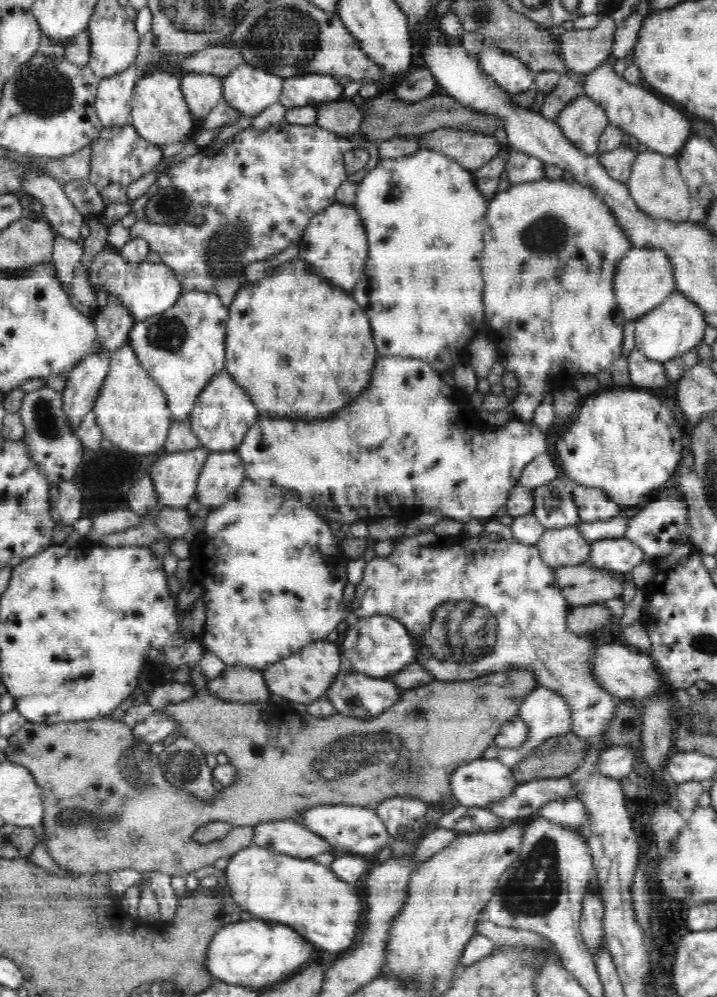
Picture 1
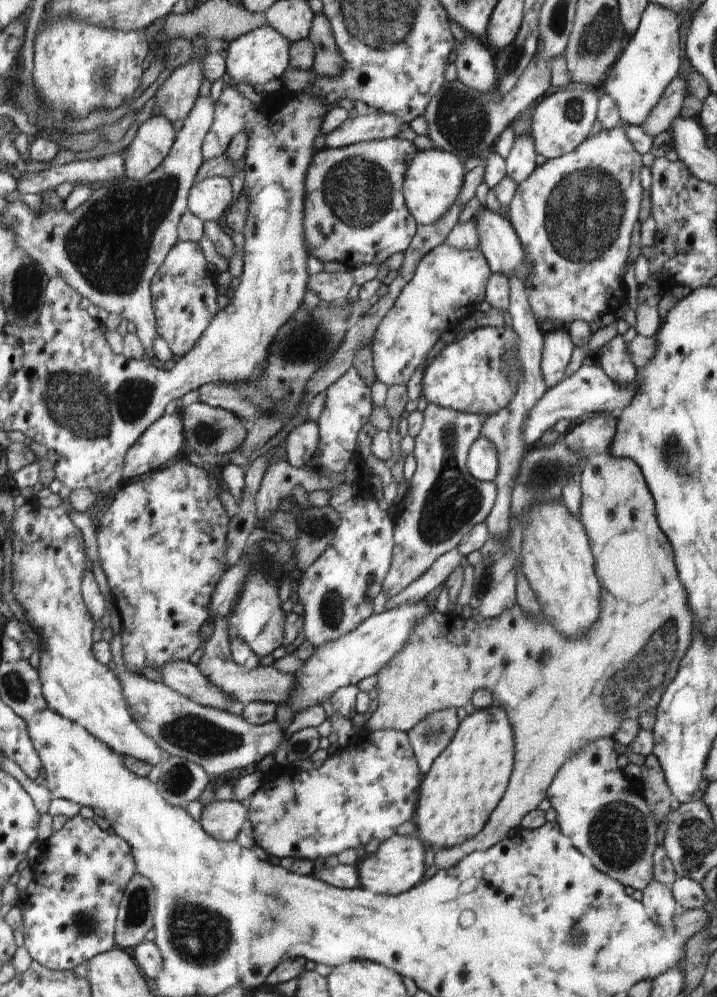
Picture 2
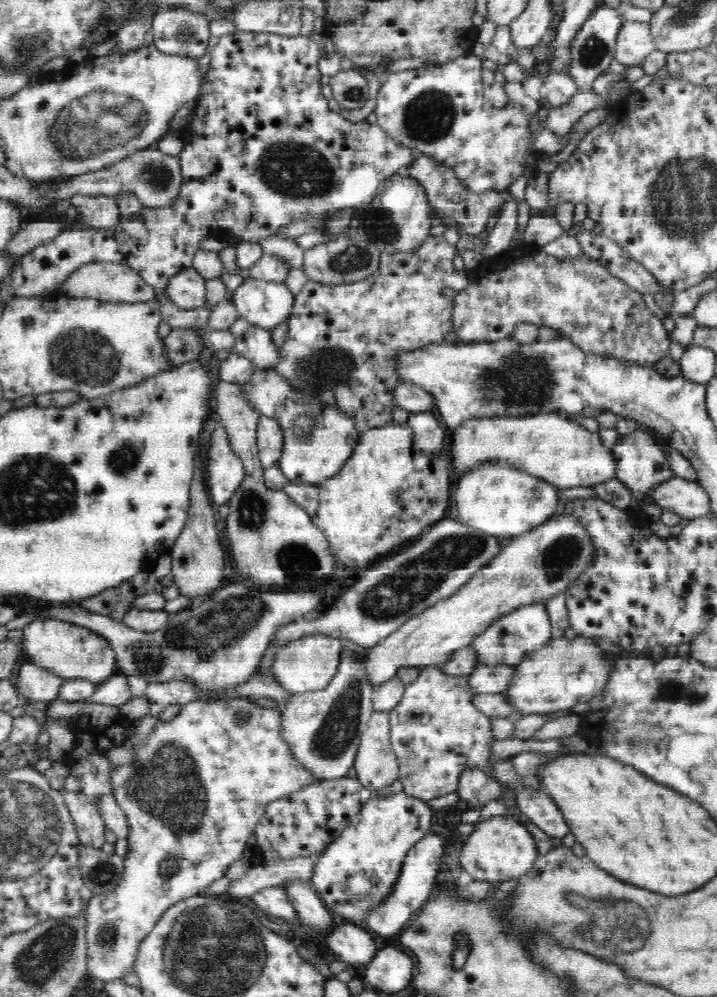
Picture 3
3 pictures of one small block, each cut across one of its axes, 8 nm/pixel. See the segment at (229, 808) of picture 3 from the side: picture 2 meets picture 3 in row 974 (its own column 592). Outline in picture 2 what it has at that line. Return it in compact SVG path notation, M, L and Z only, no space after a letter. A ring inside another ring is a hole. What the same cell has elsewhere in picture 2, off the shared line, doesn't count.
M566 88L558 90L545 97L531 116L531 136L534 138L537 154L542 154L547 160L558 158L566 153L571 153L582 144L590 130L594 120L598 116L598 104L600 99L596 96L596 88Z

